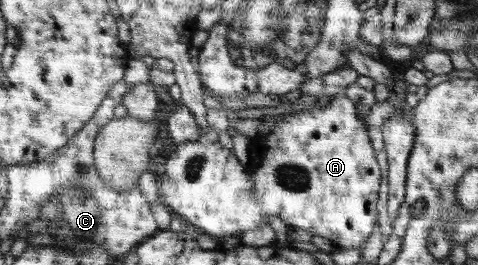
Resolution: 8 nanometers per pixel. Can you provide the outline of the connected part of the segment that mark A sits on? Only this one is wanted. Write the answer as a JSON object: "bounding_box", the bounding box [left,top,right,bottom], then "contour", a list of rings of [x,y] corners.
{"bounding_box":[159,93,381,248],"contour":[[[344,93],[337,94],[332,98],[331,103],[333,107],[327,105],[316,106],[315,109],[301,109],[297,112],[280,114],[273,124],[273,128],[265,134],[261,134],[261,151],[252,155],[251,159],[255,159],[255,169],[249,171],[247,167],[241,165],[241,161],[229,151],[229,149],[220,146],[219,141],[212,143],[210,139],[200,141],[185,141],[177,145],[177,149],[171,153],[171,156],[165,163],[165,173],[159,178],[159,195],[161,202],[165,206],[169,206],[173,215],[180,216],[185,221],[194,225],[200,232],[212,235],[233,235],[233,233],[243,233],[243,231],[251,231],[251,229],[257,229],[261,225],[267,225],[269,219],[281,219],[283,223],[289,226],[297,227],[309,231],[313,236],[320,235],[321,237],[327,237],[335,247],[341,248],[354,248],[359,247],[361,243],[364,243],[369,239],[373,229],[375,229],[375,223],[377,223],[377,193],[379,193],[379,183],[381,183],[381,171],[379,171],[379,165],[375,161],[375,153],[373,153],[373,147],[371,147],[371,141],[367,137],[367,127],[363,131],[363,123],[357,119],[357,111],[353,107],[353,100],[349,99]]]}

